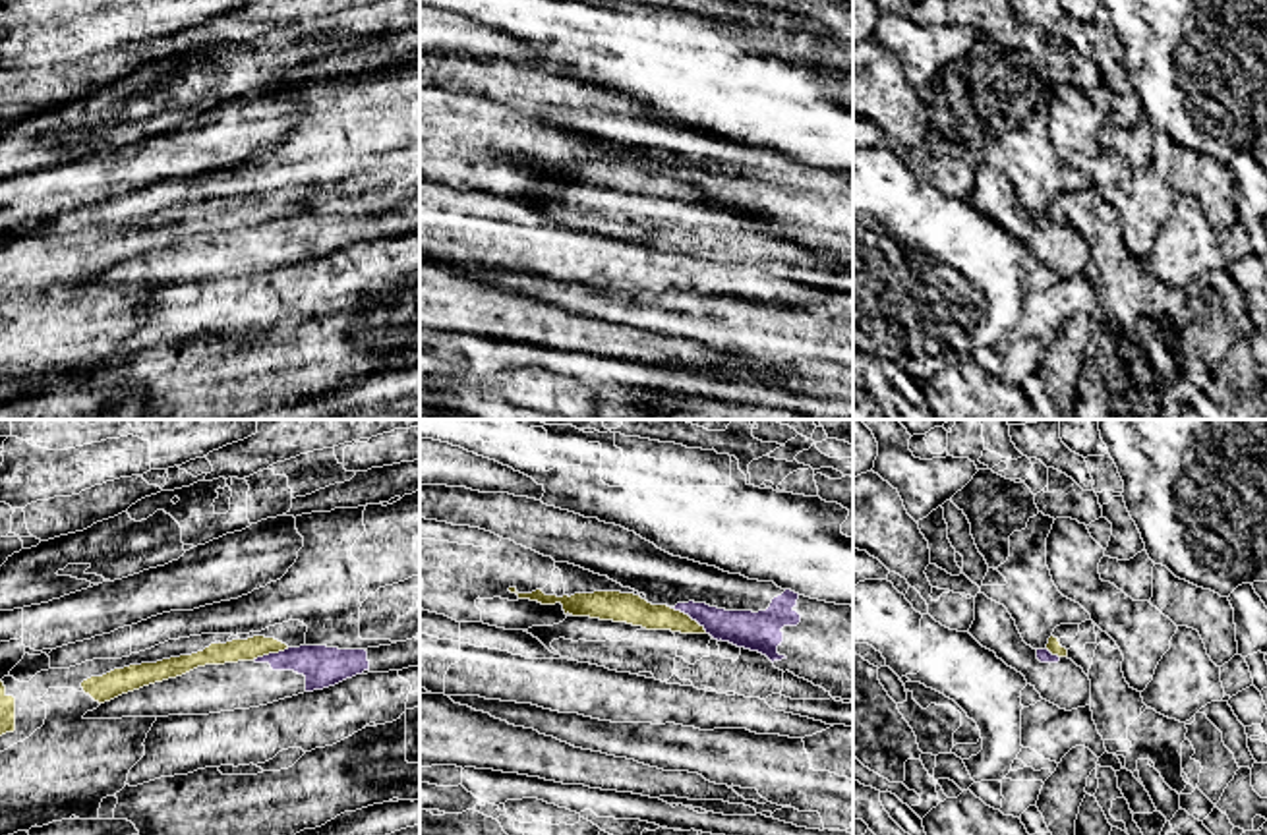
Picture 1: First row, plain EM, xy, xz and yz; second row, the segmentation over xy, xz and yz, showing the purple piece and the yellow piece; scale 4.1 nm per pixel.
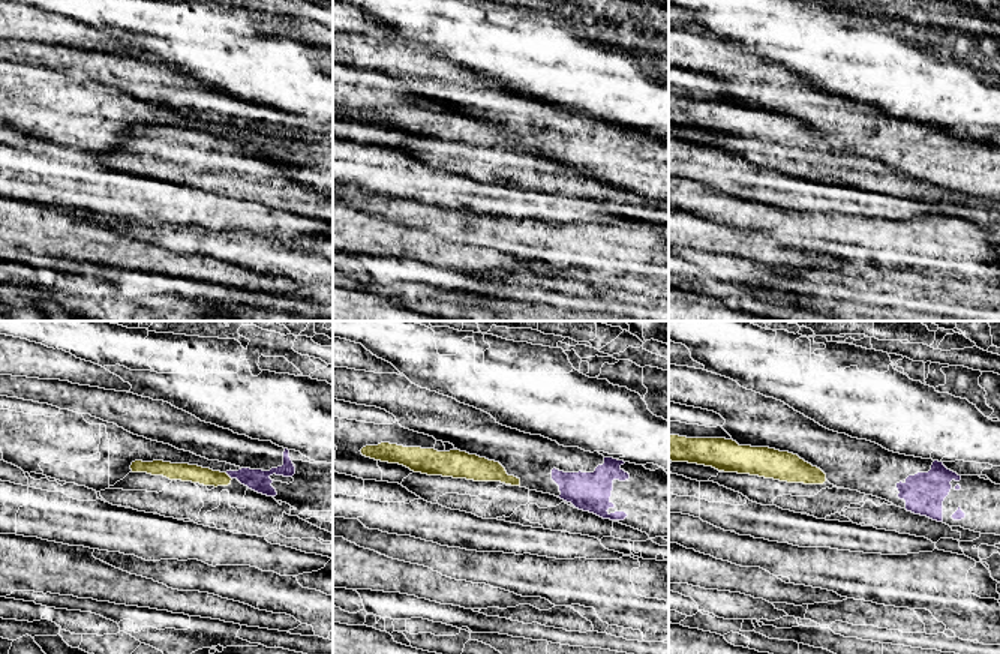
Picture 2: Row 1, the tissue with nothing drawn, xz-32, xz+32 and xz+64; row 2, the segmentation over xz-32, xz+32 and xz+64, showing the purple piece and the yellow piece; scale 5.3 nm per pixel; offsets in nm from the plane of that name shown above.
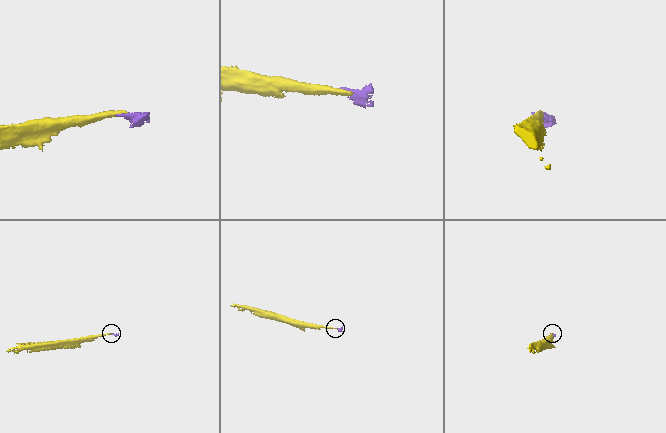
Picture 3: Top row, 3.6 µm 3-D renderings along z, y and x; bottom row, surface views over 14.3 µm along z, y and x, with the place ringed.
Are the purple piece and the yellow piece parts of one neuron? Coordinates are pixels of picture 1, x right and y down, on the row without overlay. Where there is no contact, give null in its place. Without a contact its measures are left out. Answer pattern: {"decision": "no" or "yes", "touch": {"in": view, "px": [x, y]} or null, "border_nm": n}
{"decision": "no", "touch": {"in": "xz", "px": [689, 182]}, "border_nm": 190}

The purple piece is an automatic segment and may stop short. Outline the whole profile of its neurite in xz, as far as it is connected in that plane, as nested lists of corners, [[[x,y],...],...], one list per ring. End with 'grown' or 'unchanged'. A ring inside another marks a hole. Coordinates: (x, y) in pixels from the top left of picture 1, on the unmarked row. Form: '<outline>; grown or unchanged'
[[[420,52],[420,85],[491,99],[555,130],[569,130],[667,172],[696,187],[714,207],[766,222],[776,236],[824,255],[832,265],[853,267],[853,174],[781,157],[774,149],[749,147],[716,133],[673,124],[615,91],[547,73],[509,60],[466,54]]]; grown

